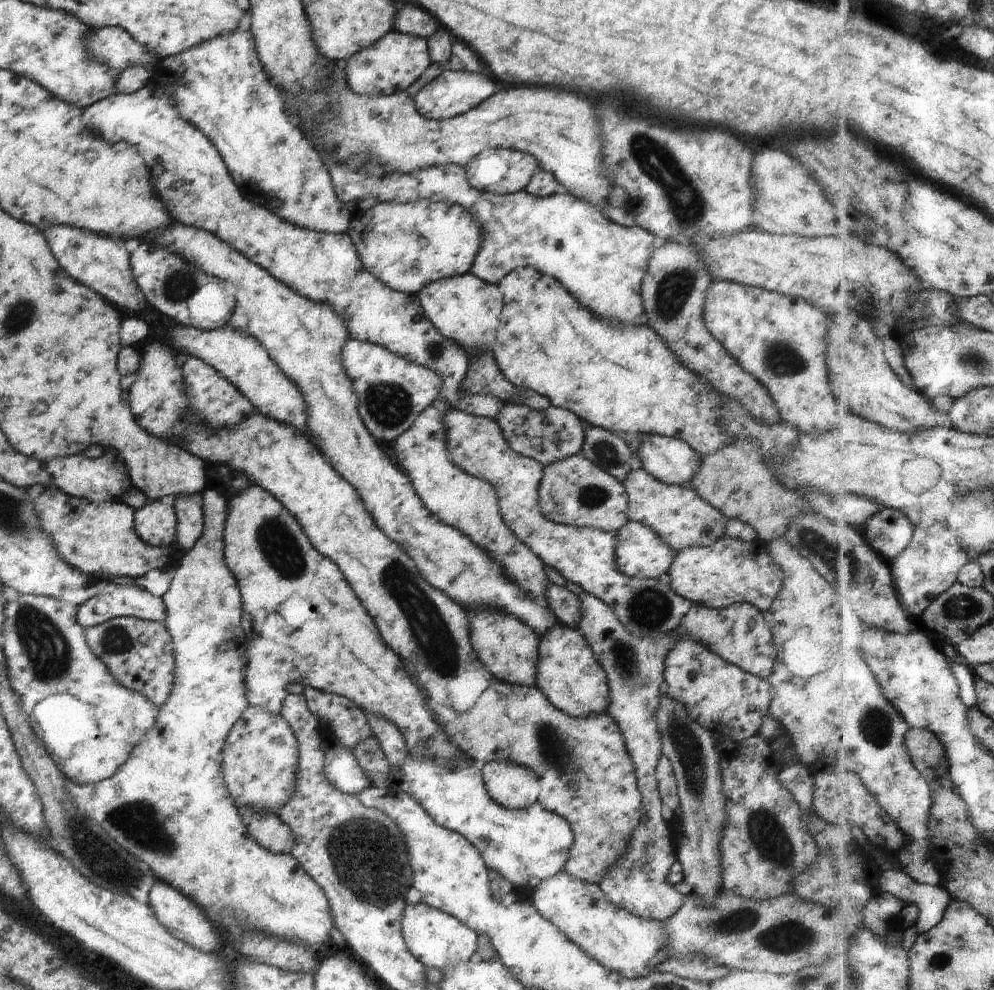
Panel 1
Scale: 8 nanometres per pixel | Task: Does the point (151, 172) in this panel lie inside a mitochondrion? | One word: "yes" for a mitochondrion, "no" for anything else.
no

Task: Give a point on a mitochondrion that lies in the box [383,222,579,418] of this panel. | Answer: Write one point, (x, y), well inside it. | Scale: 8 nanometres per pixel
(435, 351)

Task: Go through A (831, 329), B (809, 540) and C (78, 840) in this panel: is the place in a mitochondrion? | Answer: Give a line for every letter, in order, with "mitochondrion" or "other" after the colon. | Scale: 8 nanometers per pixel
A: other
B: mitochondrion
C: mitochondrion

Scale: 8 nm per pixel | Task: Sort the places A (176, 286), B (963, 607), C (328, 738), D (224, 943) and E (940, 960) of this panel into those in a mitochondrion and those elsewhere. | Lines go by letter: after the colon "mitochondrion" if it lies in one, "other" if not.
A: mitochondrion
B: mitochondrion
C: other
D: other
E: mitochondrion

